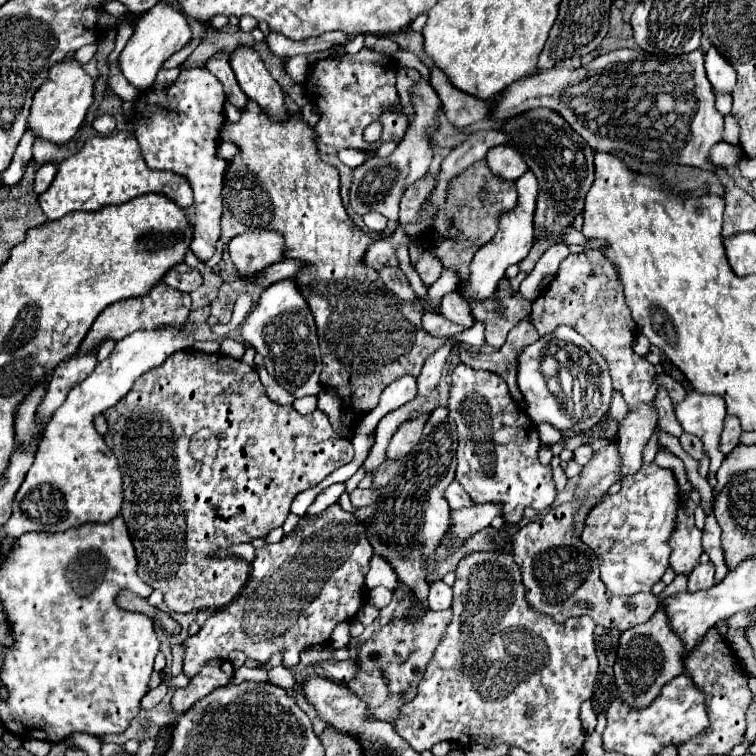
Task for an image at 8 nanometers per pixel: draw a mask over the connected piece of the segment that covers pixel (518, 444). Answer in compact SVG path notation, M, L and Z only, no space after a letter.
M459 364L453 370L449 416L455 420L459 446L457 446L457 474L455 480L471 496L473 504L501 504L505 518L503 532L489 540L497 544L497 550L511 552L509 528L523 520L525 508L545 510L553 504L557 490L551 476L551 466L539 462L537 452L541 446L537 426L529 416L521 418L519 404L511 398L507 384L495 372L473 370L467 364Z

